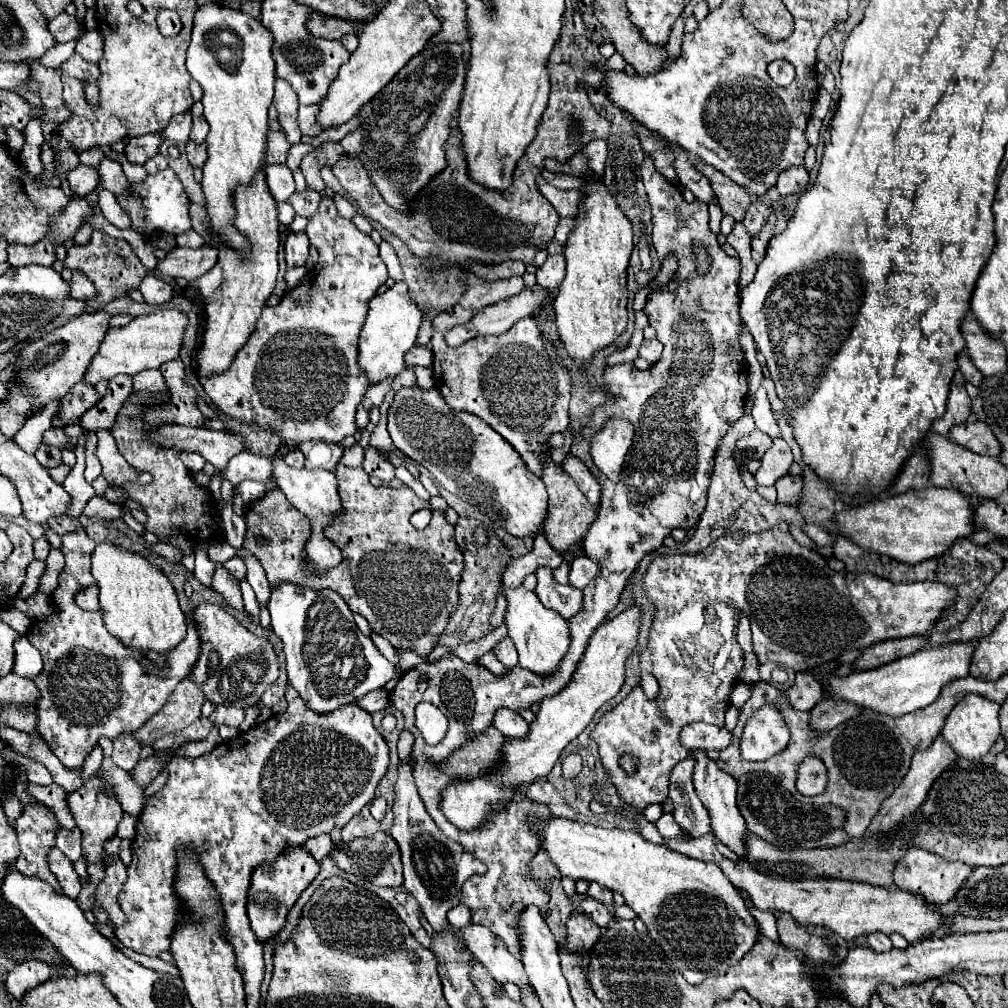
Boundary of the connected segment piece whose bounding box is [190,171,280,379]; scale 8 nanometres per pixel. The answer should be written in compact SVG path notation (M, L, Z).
M262 171L248 183L248 187L236 189L236 227L240 235L244 235L250 243L250 253L240 255L232 251L232 247L218 247L220 257L218 263L200 279L190 285L198 287L204 299L206 313L206 331L200 351L196 353L198 377L204 379L210 373L224 373L236 351L248 341L250 333L256 329L256 319L264 309L264 301L270 297L276 275L278 275L278 247L280 247L280 231L278 231L278 211L276 201L268 191L266 173Z

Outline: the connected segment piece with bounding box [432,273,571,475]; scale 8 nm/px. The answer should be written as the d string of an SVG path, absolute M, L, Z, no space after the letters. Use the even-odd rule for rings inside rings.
M474 273L466 275L466 283L468 291L454 305L452 313L438 315L433 321L432 371L436 389L450 409L466 411L484 419L520 455L524 455L524 463L534 475L542 475L540 441L548 441L551 434L561 433L569 425L570 376L552 343L538 331L534 319L520 319L514 329L500 337L476 337L456 349L448 347L442 337L446 331L454 325L470 321L470 317L482 307L520 293L525 286L521 276L490 282L476 277Z

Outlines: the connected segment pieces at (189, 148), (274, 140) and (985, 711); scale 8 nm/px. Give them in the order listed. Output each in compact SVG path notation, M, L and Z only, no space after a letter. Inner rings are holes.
M188 141L186 143L186 155L188 155L188 161L192 163L192 167L204 167L204 163L206 163L206 157L208 157L208 153L206 153L206 145L196 145L196 143L192 143L192 141Z
M268 131L268 147L266 147L266 155L264 161L268 165L278 165L278 163L286 163L288 159L288 151L290 151L290 143L286 141L284 131Z
M968 695L950 711L950 715L946 719L946 725L942 729L942 735L960 757L980 759L990 751L990 747L1000 737L998 711L1000 711L1000 703L994 703L994 701L984 699L980 695Z

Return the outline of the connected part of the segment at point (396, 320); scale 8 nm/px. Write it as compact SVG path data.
M404 281L394 283L386 293L376 295L370 301L370 311L360 333L360 355L358 355L358 363L362 371L368 375L370 385L380 383L388 375L398 375L400 371L406 369L404 353L416 343L416 333L422 323L422 315L424 309L412 303L408 285Z

